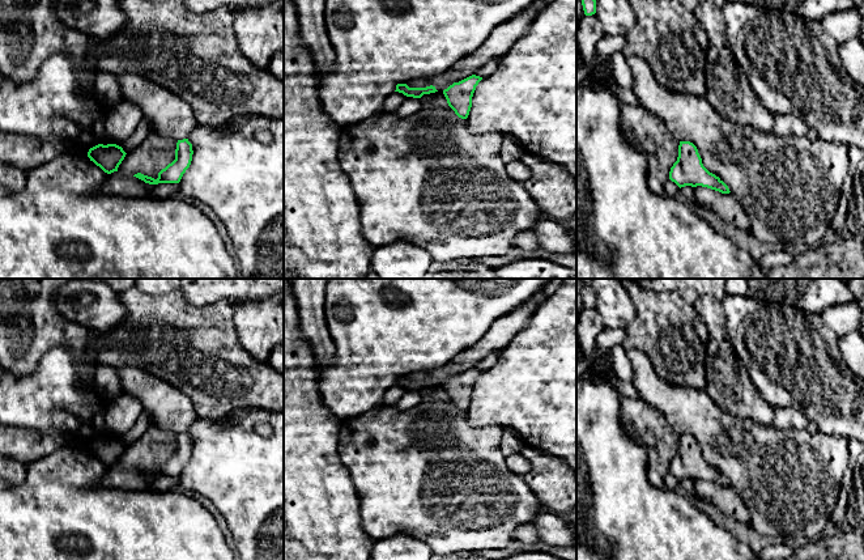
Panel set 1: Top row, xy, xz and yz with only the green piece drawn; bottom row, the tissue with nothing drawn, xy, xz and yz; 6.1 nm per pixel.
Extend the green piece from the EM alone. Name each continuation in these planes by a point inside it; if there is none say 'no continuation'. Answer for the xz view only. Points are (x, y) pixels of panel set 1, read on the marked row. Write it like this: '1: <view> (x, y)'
no continuation

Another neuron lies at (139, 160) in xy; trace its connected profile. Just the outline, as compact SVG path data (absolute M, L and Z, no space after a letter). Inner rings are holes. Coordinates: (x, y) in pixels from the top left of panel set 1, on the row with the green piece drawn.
M150 130L148 137L133 150L128 152L118 170L108 174L102 187L103 192L120 196L148 196L156 184L136 178L137 173L158 178L158 173L175 160L178 140Z

